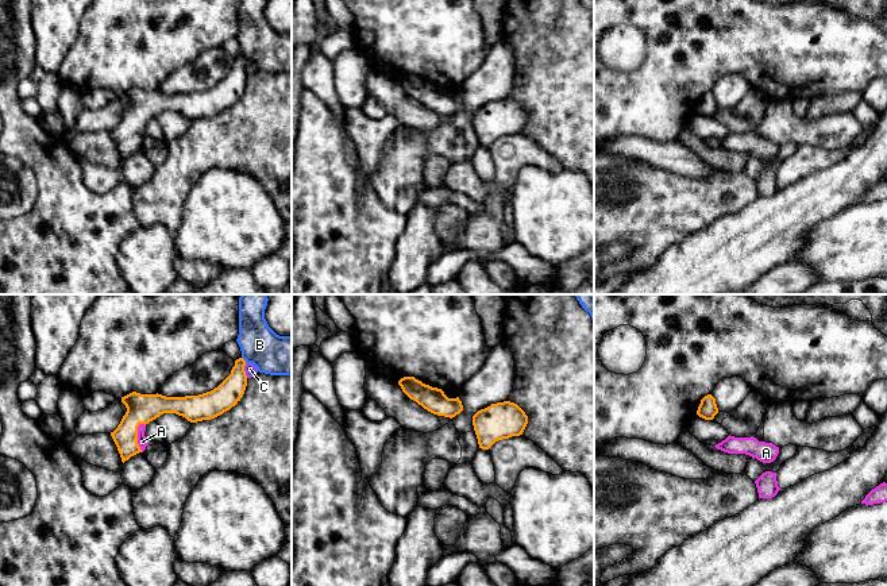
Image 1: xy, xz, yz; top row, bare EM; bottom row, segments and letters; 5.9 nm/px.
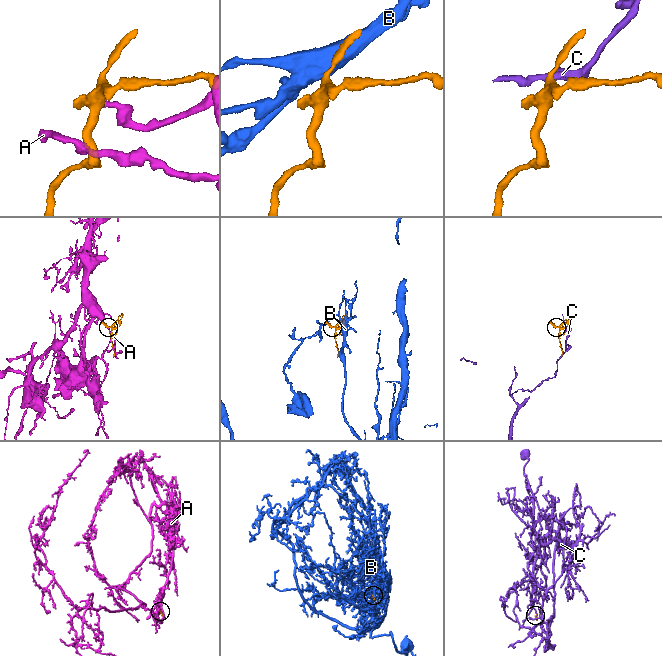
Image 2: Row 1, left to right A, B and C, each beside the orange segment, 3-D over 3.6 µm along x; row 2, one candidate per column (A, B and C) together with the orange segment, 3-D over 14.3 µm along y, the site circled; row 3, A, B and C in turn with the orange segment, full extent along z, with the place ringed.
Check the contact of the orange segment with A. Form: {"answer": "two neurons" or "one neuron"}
{"answer": "one neuron"}

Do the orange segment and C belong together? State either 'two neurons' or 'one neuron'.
two neurons

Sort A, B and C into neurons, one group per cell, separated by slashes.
A / B / C

